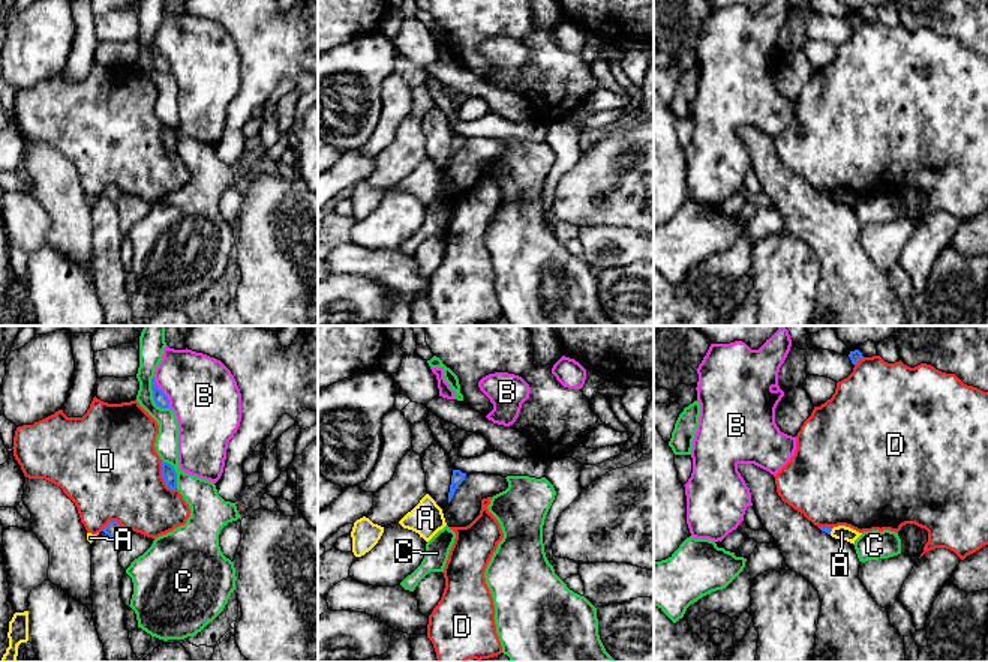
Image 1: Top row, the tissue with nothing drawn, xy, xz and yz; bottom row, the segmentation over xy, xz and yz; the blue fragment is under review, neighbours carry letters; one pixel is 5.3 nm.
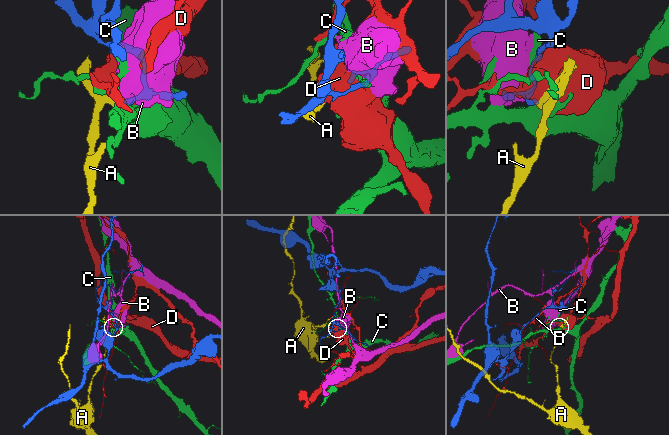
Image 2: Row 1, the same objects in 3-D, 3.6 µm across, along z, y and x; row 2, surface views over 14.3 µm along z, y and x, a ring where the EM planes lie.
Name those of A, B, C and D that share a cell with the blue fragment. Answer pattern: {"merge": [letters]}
{"merge": []}

